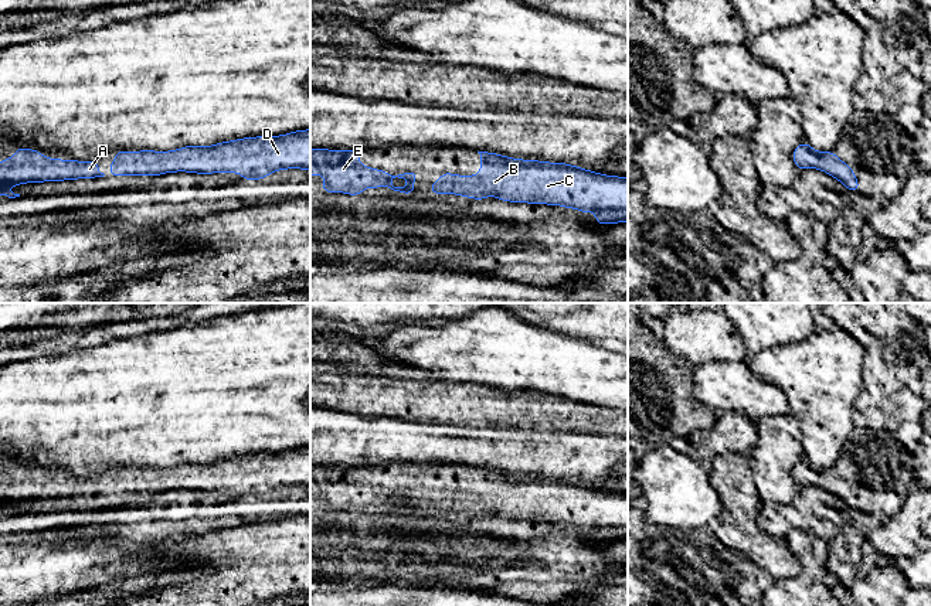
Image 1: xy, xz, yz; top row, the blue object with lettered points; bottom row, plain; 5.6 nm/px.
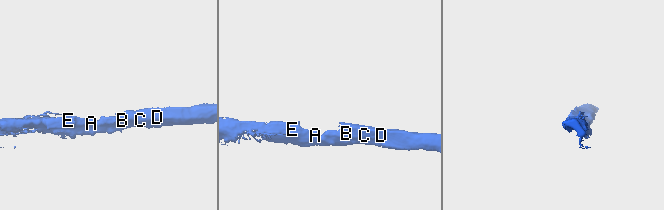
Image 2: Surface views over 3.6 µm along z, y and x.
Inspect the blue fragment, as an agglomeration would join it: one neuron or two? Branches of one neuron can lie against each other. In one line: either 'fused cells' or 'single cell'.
single cell

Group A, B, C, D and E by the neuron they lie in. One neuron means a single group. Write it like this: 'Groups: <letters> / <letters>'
Groups: A B C D E

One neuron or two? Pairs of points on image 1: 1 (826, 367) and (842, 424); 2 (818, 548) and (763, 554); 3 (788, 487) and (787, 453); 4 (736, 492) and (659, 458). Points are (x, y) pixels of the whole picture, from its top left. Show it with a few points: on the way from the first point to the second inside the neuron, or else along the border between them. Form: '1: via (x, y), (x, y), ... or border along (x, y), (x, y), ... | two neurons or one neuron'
1: via (826, 381), (826, 388), (831, 392), (831, 409) | one neuron
2: border along (784, 538), (791, 554), (802, 567) | two neurons
3: via (784, 479), (784, 462) | one neuron
4: border along (707, 473), (719, 497), (720, 511) | two neurons

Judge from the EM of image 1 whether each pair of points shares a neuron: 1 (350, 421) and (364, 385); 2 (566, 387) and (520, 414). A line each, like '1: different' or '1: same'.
1: different
2: different

